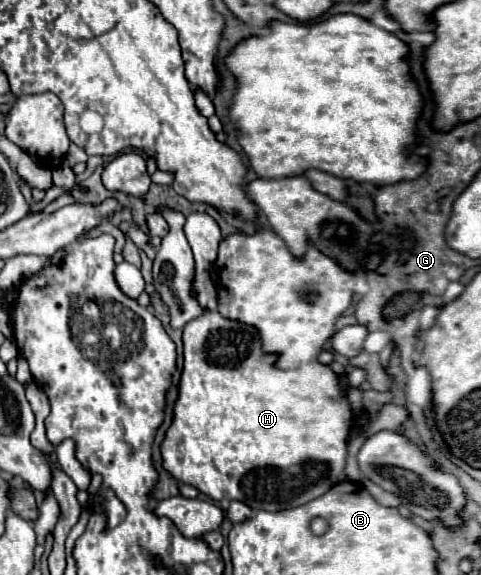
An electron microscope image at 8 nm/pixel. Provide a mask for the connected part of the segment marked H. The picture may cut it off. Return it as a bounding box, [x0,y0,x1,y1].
[160,310,350,510]

